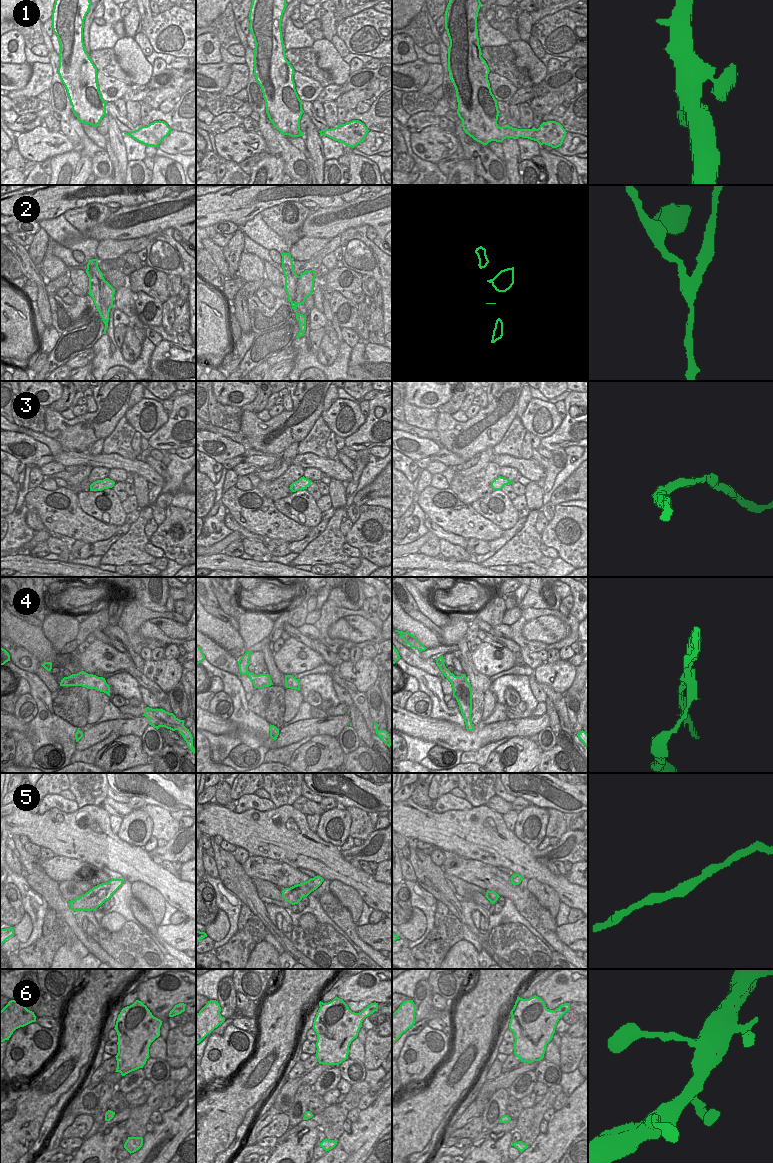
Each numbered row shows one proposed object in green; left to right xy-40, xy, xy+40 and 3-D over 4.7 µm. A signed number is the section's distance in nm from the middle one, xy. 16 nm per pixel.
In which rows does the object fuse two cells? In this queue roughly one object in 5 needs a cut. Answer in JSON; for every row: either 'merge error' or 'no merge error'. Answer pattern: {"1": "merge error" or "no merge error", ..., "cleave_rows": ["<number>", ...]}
{"1": "no merge error", "2": "merge error", "3": "no merge error", "4": "merge error", "5": "no merge error", "6": "no merge error", "cleave_rows": ["2", "4"]}

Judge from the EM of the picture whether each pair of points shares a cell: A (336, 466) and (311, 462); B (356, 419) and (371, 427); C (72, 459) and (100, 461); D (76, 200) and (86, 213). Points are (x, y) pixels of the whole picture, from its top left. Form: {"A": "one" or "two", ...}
{"A": "one", "B": "two", "C": "one", "D": "two"}

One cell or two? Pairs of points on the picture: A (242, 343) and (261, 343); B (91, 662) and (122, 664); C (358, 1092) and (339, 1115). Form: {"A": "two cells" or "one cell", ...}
{"A": "two cells", "B": "one cell", "C": "one cell"}

